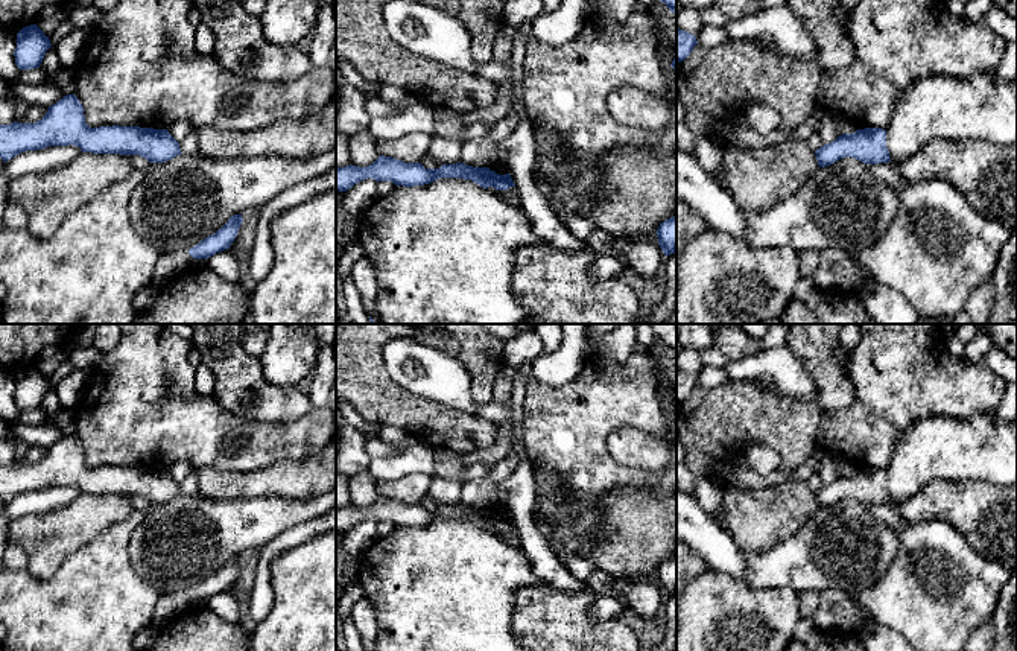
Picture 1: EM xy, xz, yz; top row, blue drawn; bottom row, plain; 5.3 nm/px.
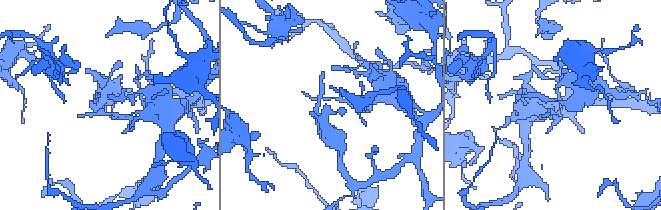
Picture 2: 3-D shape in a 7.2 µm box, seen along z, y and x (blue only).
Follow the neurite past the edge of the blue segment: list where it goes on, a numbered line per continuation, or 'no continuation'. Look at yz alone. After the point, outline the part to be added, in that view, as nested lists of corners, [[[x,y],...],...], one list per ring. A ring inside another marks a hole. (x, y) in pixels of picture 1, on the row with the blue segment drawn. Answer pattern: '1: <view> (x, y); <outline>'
no continuation

